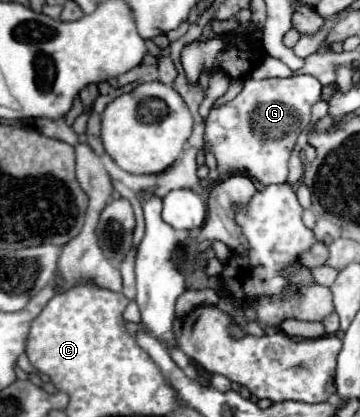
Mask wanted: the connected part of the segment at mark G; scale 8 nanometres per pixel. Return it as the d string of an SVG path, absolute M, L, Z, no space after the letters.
M291 76L291 78L265 78L265 80L245 80L243 90L231 100L221 106L211 108L205 120L205 144L203 152L213 152L217 158L217 168L221 178L243 172L259 182L267 184L281 184L287 180L287 162L291 150L297 142L299 132L309 124L311 106L321 100L321 84L313 76Z

